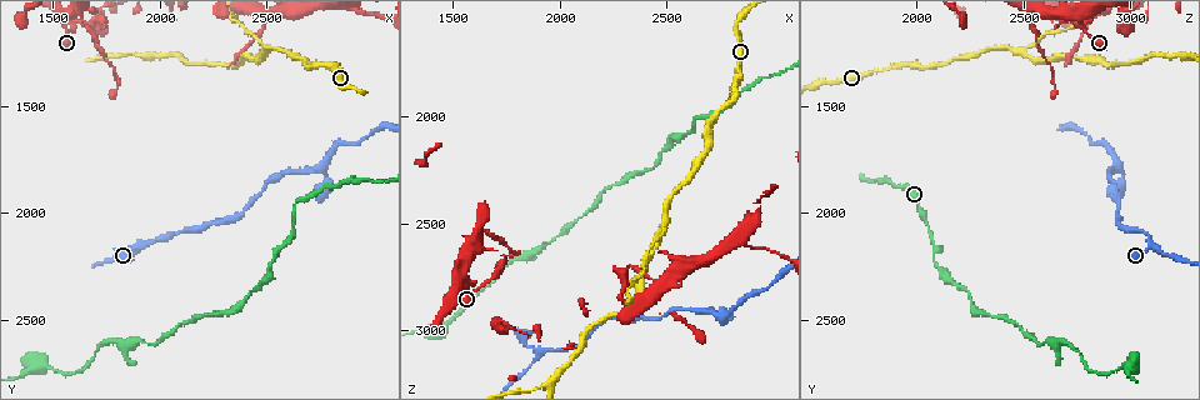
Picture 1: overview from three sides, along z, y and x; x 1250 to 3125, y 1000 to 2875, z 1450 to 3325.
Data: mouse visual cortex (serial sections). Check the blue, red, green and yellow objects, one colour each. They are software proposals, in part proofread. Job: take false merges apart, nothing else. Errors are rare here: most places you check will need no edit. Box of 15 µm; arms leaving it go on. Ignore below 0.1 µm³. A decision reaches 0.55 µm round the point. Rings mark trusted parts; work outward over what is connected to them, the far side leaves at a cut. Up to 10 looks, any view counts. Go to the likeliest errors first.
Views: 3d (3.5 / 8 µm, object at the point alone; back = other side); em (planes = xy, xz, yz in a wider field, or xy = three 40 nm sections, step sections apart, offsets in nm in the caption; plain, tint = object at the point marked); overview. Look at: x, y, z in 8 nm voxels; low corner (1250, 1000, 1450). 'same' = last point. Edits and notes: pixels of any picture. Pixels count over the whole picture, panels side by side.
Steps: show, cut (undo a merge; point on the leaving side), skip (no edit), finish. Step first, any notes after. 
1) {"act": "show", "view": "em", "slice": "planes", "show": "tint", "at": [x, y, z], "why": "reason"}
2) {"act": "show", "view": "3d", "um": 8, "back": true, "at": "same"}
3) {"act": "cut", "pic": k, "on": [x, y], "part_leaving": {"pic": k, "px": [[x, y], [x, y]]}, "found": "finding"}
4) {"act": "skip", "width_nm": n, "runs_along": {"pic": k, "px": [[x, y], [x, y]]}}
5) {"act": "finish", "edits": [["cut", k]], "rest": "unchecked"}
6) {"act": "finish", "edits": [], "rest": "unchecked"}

{"act": "show", "view": "3d", "um": 3.5, "at": [2490, 1240, 2490]}

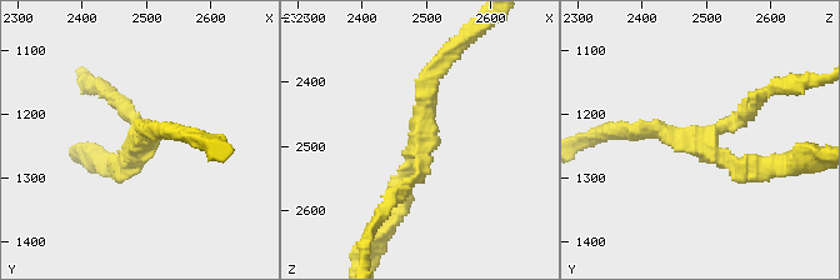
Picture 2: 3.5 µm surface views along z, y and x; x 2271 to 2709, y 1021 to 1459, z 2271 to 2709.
{"act": "show", "view": "em", "slice": "xy", "step": 2, "show": "tint", "at": [2490, 1250, 2490], "arms": 3, "arm_widths_nm": [150, 200, 250], "why": "shape alone is not enough"}

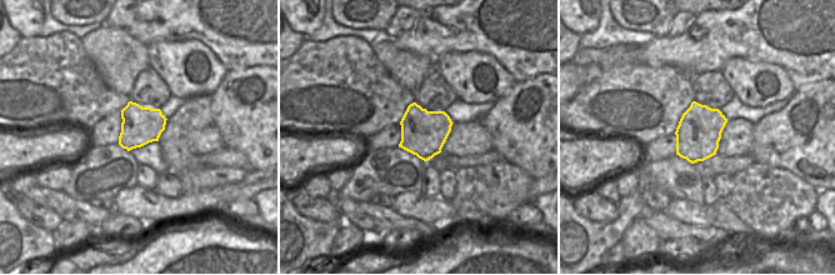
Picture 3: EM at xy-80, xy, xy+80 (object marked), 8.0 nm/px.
{"act": "skip", "runs_along": {"pic": 2, "px": [[438, 68], [396, 211]]}, "found": "continuous, no second cell"}

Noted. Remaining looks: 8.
{"act": "show", "view": "3d", "um": 3.5, "at": [1940, 1270, 3240]}

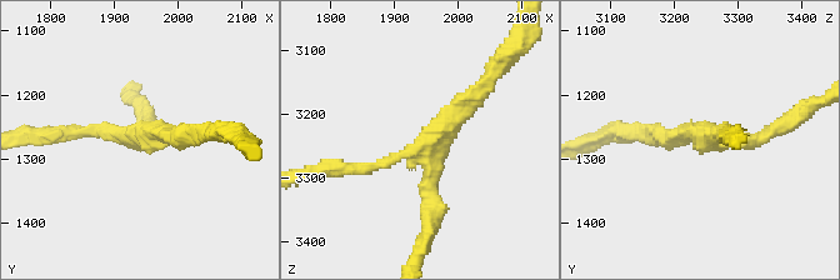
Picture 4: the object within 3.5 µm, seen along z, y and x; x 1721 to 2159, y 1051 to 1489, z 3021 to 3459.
{"act": "show", "view": "em", "slice": "planes", "show": "tint", "at": [1945, 1260, 3250], "why": "need the tissue"}

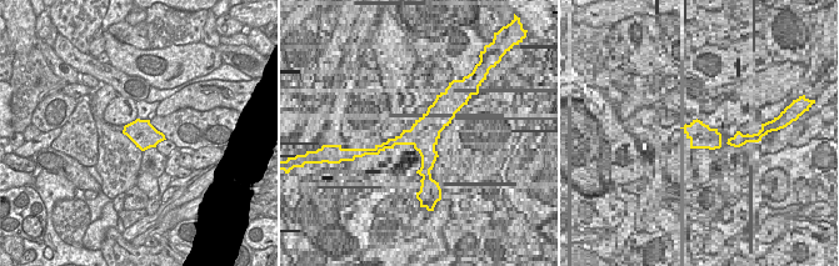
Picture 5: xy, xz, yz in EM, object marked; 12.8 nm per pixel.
{"act": "skip", "runs_along": {"pic": 4, "px": [[483, 86], [421, 148], [345, 170]]}, "found": "continuous, no second cell"}

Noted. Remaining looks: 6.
{"act": "show", "view": "3d", "um": 3.5, "at": [1750, 2600, 2690], "why": "calibre changes"}

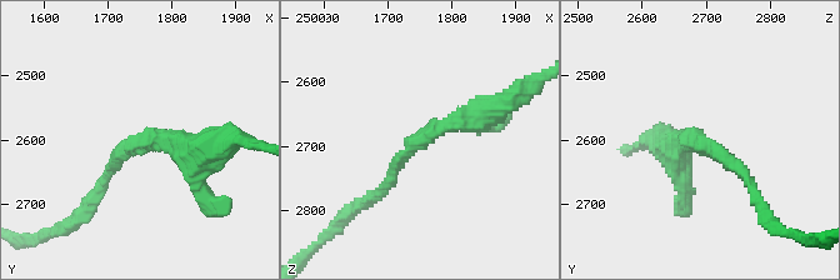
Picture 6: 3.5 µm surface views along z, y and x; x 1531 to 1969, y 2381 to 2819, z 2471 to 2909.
{"act": "show", "view": "em", "slice": "xy", "step": 2, "show": "tint", "at": [1760, 2600, 2680], "arm_widths_nm": [150, 400], "why": "need the tissue"}

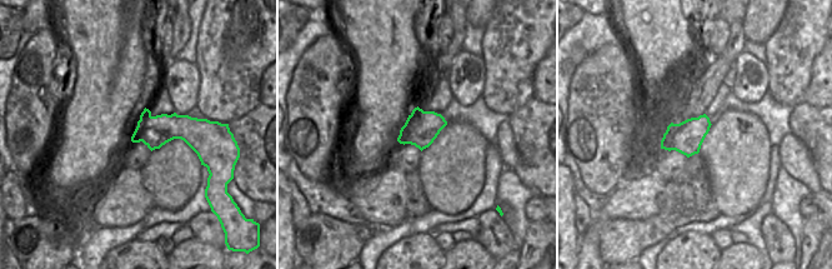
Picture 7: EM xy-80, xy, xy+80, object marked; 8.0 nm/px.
{"act": "show", "view": "em", "slice": "planes", "show": "tint", "at": "same", "why": "cut it another way"}

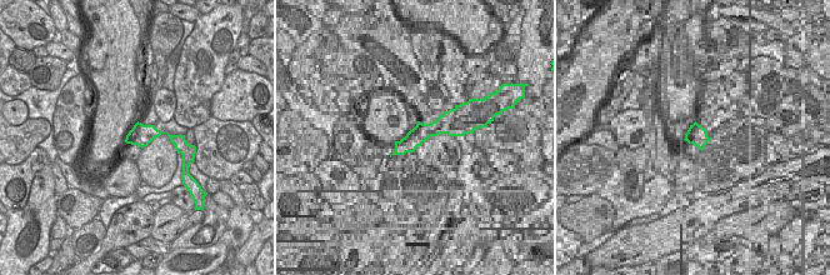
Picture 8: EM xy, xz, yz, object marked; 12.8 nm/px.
{"act": "skip", "width_nm": 280, "runs_along": {"pic": 6, "px": [[501, 106], [413, 144], [385, 189]]}, "found": "all the same cell"}

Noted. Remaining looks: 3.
{"act": "show", "view": "3d", "um": 3.5, "at": [1890, 2170, 3120]}

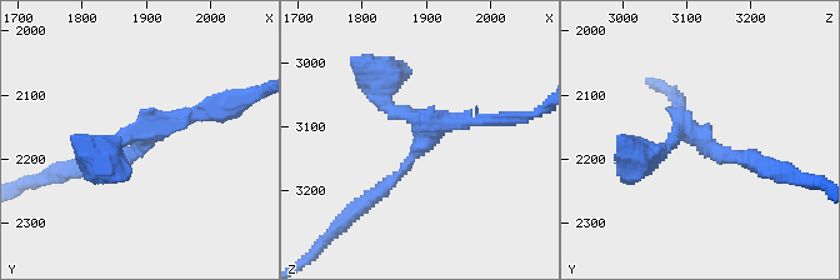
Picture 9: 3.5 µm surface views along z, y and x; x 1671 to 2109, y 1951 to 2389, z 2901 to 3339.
{"act": "show", "view": "em", "slice": "xy", "step": 3, "show": "tint", "at": [1895, 2165, 3130], "arms": 3, "arm_widths_nm": [200, 200, 200], "why": "shape alone is not enough"}

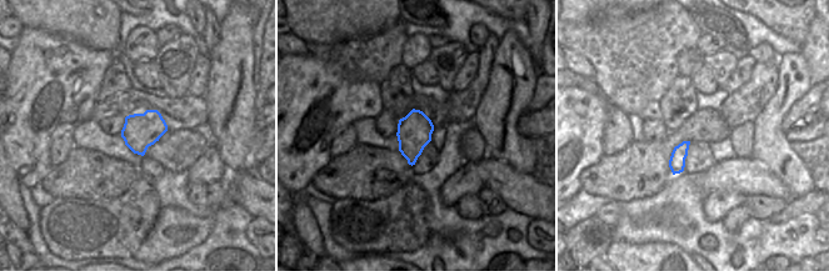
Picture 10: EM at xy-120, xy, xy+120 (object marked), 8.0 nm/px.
{"act": "skip", "width_nm": 280, "runs_along": {"pic": 9, "px": [[380, 93], [423, 144], [369, 199]]}, "found": "one cell here"}

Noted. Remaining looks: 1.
{"act": "finish", "edits": [], "rest": "unchecked"}

